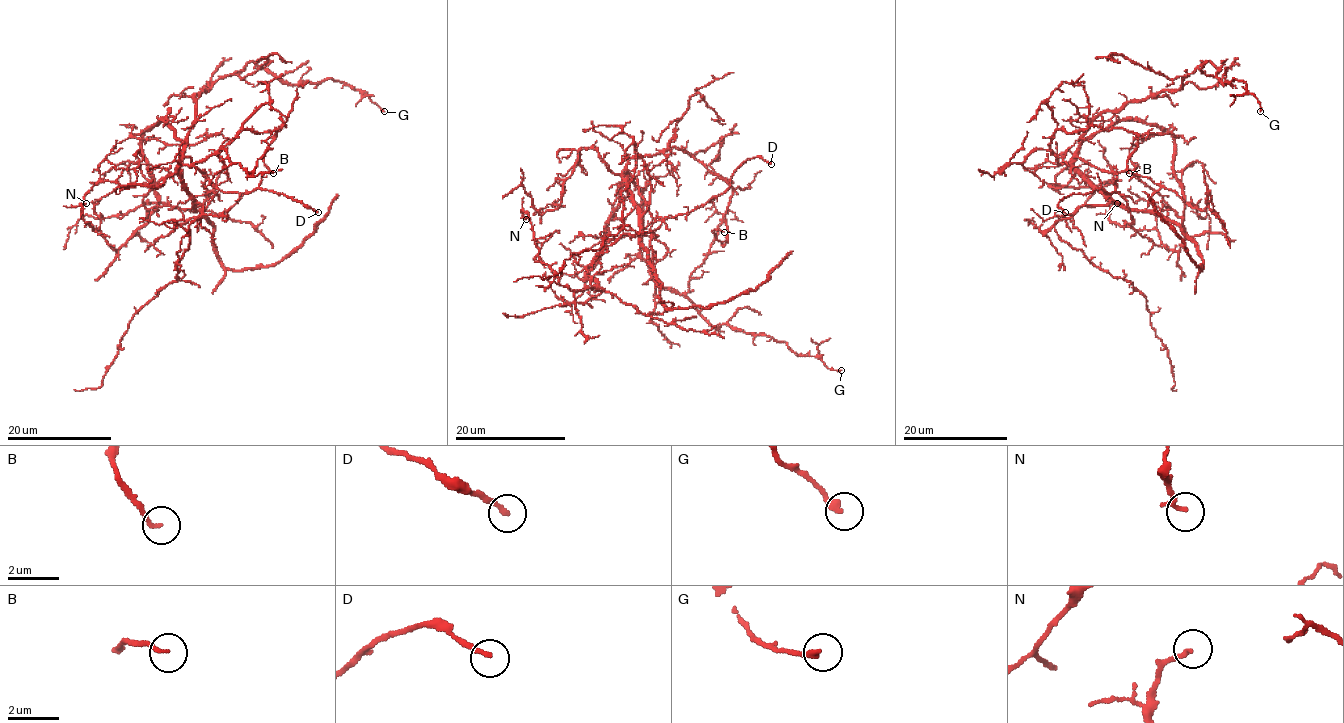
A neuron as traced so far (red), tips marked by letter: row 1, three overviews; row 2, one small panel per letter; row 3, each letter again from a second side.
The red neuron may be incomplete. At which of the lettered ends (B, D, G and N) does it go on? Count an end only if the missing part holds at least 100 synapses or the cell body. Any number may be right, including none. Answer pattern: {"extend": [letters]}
{"extend": []}

